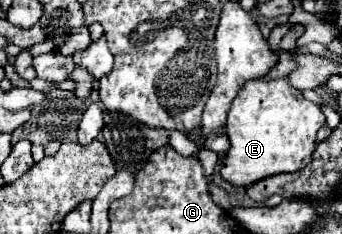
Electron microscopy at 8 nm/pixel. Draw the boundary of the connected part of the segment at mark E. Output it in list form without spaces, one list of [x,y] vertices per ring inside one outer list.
[[[285,78],[249,80],[235,96],[227,112],[227,136],[231,148],[223,158],[221,176],[235,186],[249,186],[281,172],[297,172],[311,162],[315,134],[325,126],[319,104],[303,98]]]

